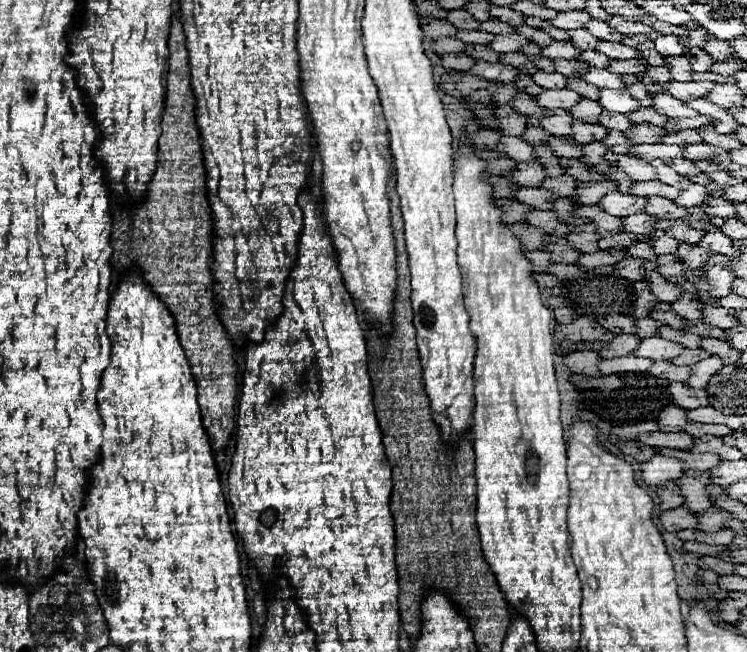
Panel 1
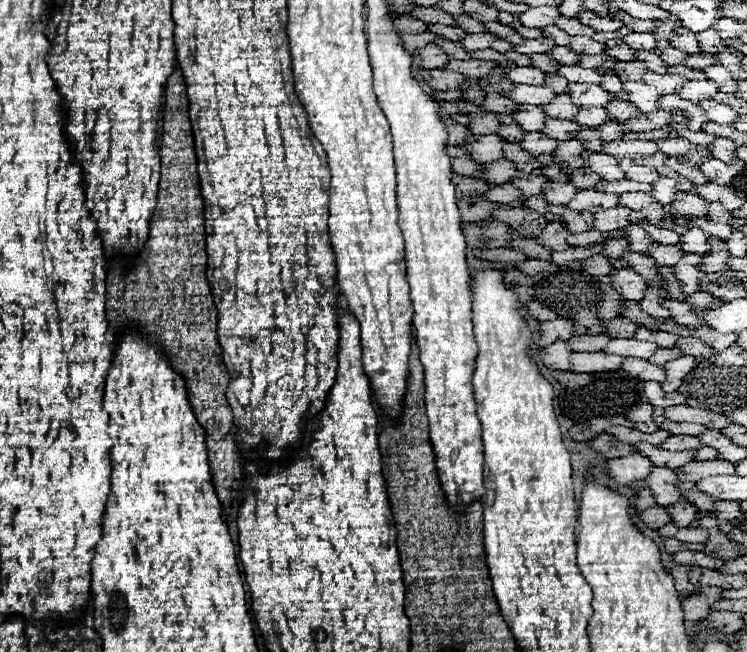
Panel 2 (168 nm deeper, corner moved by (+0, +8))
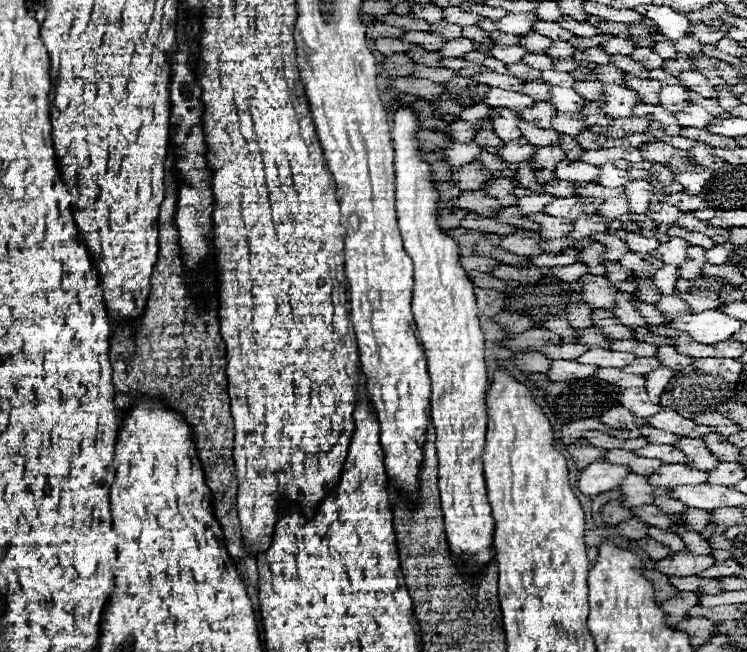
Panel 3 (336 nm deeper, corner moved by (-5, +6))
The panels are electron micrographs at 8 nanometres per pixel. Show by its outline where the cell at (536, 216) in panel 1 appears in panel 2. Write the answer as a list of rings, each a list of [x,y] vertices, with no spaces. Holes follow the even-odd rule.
[[[499,205],[491,217],[511,225],[519,235],[525,235],[525,237],[541,235],[545,225],[549,223],[541,213],[537,213],[533,209],[527,209],[527,207],[519,209],[519,207],[511,207],[511,205]]]

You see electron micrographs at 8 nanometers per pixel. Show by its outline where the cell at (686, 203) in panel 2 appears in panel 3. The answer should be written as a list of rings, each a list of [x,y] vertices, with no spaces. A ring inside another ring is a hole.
[[[656,203],[656,205],[650,205],[648,209],[648,219],[654,223],[654,225],[672,225],[676,221],[678,215],[682,215],[676,207],[672,205],[664,205],[664,203]]]

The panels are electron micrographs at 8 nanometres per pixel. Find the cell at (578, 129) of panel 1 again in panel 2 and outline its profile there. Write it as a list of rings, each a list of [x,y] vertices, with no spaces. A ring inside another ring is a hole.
[[[549,117],[547,123],[545,123],[543,133],[545,133],[547,137],[565,141],[565,139],[575,137],[579,129],[581,129],[581,127],[579,127],[579,123],[575,123],[575,121],[561,121],[561,119],[553,119],[553,117]]]

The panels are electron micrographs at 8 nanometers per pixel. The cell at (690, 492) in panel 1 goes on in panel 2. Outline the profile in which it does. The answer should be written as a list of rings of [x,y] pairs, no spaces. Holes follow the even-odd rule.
[[[657,467],[647,477],[647,485],[651,487],[657,505],[663,505],[663,507],[671,507],[681,499],[681,491],[679,491],[677,483],[679,481],[677,481],[675,471],[671,471],[667,467]]]

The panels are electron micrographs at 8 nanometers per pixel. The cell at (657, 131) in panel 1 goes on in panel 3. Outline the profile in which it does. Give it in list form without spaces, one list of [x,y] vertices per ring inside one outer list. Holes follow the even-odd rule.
[[[586,129],[586,131],[580,131],[580,133],[574,137],[574,141],[576,141],[584,151],[588,151],[588,149],[600,149],[600,147],[606,143],[606,137],[604,137],[604,135],[598,135],[598,133],[590,133],[590,131]]]

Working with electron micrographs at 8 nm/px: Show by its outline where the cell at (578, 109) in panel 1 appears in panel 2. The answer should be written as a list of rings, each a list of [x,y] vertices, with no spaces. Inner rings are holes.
[[[563,93],[563,95],[559,95],[555,101],[551,101],[549,105],[545,105],[543,109],[545,109],[545,113],[547,113],[549,117],[573,119],[573,117],[579,113],[581,107],[571,101],[571,95],[569,95],[569,93]]]

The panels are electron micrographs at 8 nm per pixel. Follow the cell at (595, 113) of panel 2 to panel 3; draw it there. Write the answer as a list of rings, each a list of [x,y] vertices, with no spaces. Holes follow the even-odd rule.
[[[558,113],[556,119],[552,119],[552,129],[560,135],[578,135],[586,125],[580,113]]]

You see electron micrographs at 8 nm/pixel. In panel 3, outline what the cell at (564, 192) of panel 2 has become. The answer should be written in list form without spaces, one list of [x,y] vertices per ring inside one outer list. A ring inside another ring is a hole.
[[[532,193],[532,195],[524,195],[518,199],[516,207],[520,209],[522,215],[530,215],[530,213],[538,213],[544,209],[544,205],[548,205],[550,201],[554,201],[552,195],[544,195],[544,193]]]

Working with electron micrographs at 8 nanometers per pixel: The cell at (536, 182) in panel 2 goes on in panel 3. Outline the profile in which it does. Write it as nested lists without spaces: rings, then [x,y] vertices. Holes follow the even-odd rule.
[[[500,177],[500,179],[490,179],[490,181],[486,181],[484,187],[482,187],[482,191],[484,191],[486,195],[498,199],[498,203],[500,203],[502,207],[508,207],[508,205],[516,205],[516,201],[518,201],[518,199],[510,193],[514,187],[516,187],[514,179],[510,179],[510,177]]]

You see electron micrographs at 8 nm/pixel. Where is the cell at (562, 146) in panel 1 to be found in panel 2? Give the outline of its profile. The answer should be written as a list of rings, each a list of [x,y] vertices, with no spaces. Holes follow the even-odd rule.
[[[541,131],[527,133],[527,135],[521,139],[521,147],[523,147],[523,149],[529,149],[529,153],[533,153],[533,155],[555,153],[555,151],[557,151],[557,143],[559,143],[559,141],[553,141],[553,139],[549,139],[549,137],[545,137],[545,133],[541,133]]]

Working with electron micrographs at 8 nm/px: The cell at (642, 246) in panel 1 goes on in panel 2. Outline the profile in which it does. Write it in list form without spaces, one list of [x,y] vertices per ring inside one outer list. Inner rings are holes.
[[[613,237],[609,241],[605,241],[605,255],[609,259],[621,259],[623,253],[629,251],[629,241],[625,237]]]

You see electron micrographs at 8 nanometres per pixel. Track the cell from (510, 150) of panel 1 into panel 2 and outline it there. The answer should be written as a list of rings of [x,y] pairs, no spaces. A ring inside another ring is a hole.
[[[493,133],[493,135],[477,135],[477,137],[469,139],[469,143],[465,143],[465,149],[473,155],[475,161],[491,163],[491,161],[505,157],[503,145],[505,145],[505,141],[501,141],[501,137],[497,137],[497,133]]]

